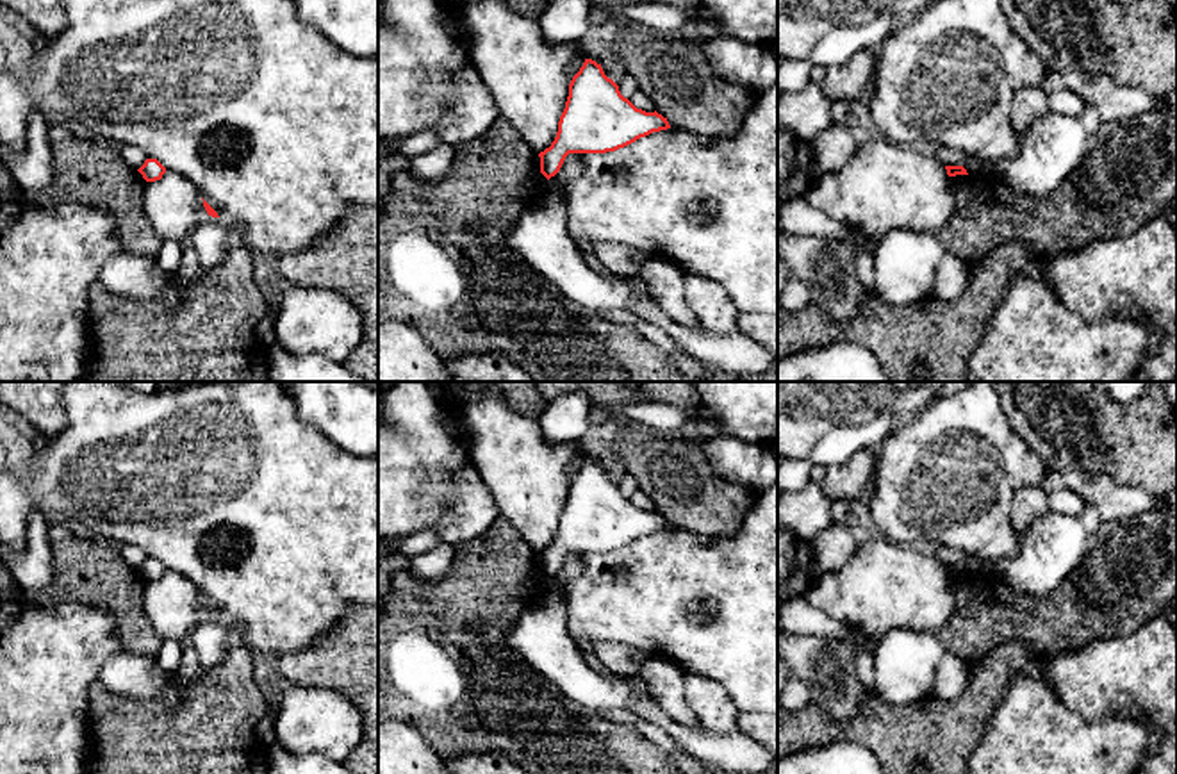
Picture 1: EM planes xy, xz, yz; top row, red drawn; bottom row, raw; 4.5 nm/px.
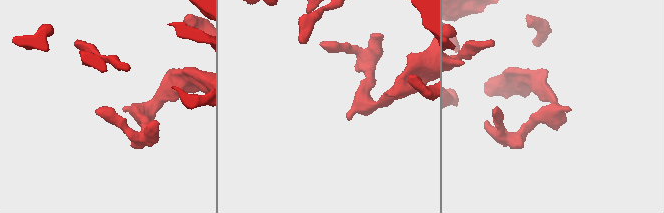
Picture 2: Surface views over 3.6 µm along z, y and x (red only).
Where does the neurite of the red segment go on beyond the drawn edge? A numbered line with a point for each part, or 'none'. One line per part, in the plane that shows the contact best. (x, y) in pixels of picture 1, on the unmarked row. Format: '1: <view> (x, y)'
none

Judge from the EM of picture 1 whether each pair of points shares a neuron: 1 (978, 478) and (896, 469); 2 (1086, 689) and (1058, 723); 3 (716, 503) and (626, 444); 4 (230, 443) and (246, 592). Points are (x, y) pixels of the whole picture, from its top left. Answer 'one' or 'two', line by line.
1: one
2: two
3: one
4: one

